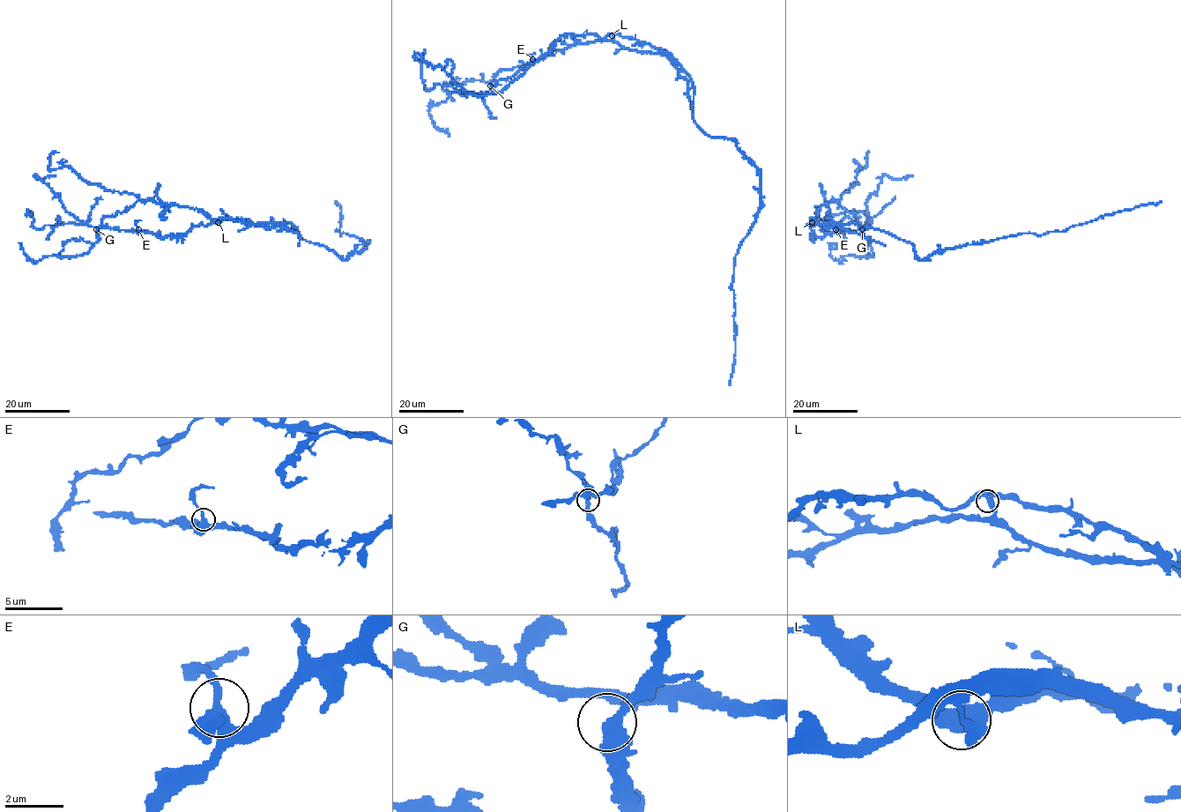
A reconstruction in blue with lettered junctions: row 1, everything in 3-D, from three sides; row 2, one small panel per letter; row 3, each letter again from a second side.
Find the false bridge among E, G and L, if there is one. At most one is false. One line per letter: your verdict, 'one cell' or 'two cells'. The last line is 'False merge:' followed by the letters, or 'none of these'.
E: one cell
G: one cell
L: two cells
False merge: L

